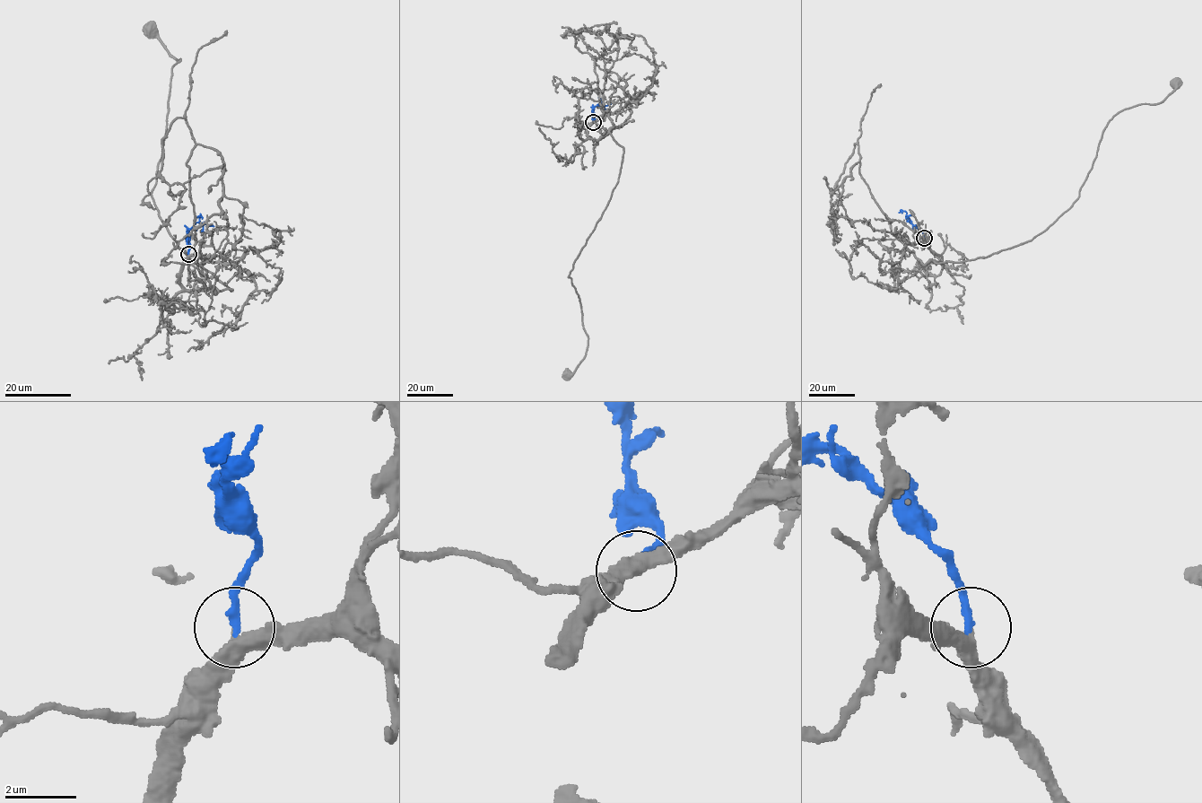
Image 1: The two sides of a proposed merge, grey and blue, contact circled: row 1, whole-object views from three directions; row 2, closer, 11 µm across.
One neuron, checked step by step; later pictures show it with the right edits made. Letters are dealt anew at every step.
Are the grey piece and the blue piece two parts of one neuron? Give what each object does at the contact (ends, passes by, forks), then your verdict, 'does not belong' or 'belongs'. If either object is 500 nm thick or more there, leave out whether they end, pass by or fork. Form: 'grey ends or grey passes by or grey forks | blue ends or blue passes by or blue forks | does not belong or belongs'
grey passes by | blue ends | belongs

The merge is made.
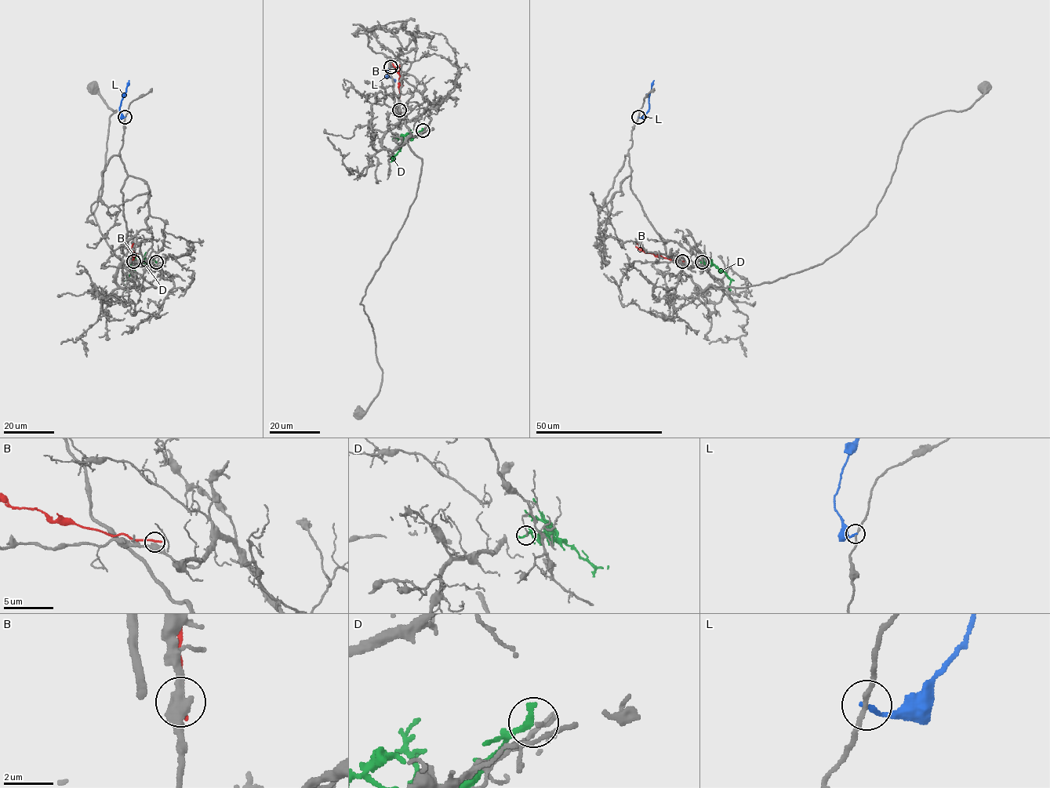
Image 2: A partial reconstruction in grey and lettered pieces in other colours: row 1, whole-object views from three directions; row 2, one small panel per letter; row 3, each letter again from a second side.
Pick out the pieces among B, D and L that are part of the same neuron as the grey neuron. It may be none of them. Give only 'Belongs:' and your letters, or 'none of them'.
Belongs: none of them

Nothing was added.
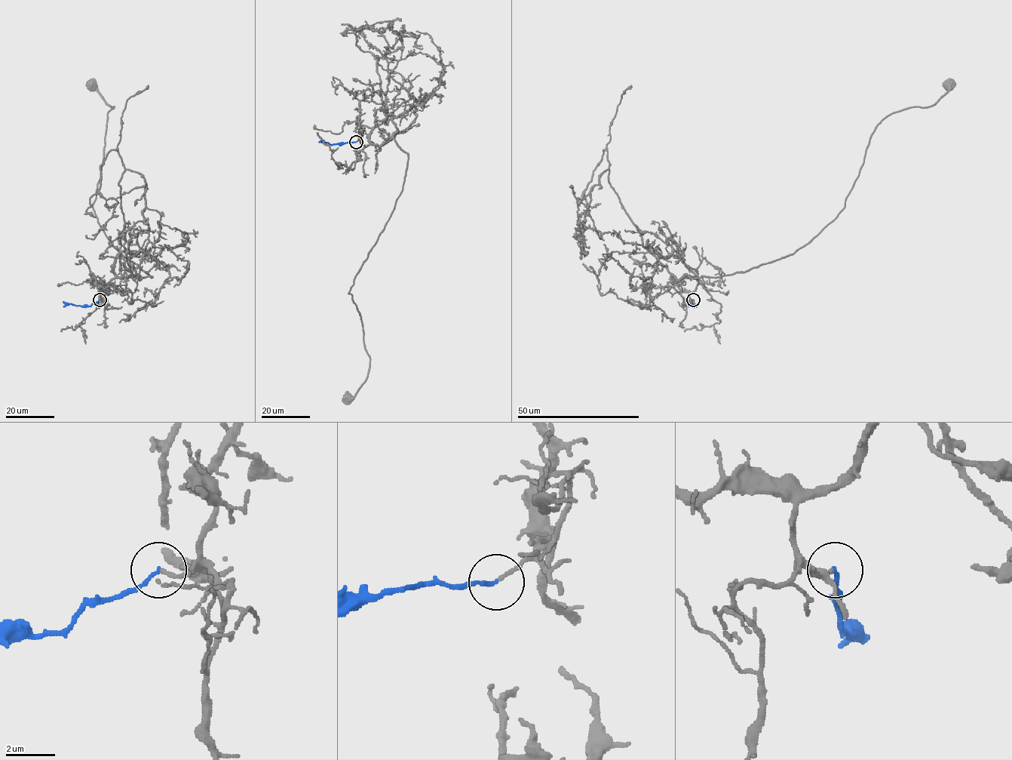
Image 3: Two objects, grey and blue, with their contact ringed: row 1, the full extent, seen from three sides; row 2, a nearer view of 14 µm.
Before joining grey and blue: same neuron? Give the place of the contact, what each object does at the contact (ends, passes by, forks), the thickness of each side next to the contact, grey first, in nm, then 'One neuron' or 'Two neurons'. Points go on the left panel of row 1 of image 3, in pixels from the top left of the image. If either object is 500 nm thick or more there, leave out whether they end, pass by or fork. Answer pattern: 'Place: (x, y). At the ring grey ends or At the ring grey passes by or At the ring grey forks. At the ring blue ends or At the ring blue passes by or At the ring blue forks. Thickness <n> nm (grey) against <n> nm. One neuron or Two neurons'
Place: (99, 300). At the ring grey ends. At the ring blue ends. Thickness 140 nm (grey) against 150 nm. One neuron

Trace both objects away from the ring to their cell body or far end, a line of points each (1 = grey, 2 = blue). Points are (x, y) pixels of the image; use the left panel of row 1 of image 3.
1: (99, 300), (116, 277), (151, 277), (116, 248), (95, 214), (107, 113), (114, 107), (92, 83)
2: (99, 300), (90, 306), (69, 303), (63, 306)

